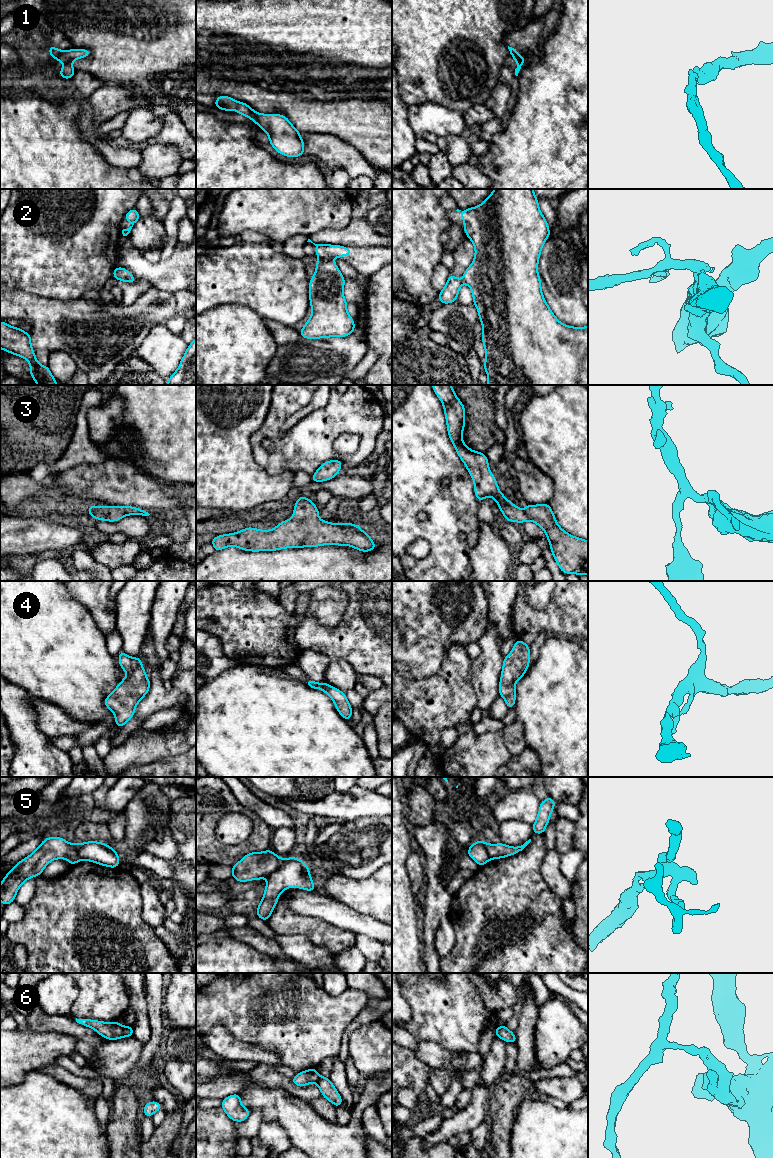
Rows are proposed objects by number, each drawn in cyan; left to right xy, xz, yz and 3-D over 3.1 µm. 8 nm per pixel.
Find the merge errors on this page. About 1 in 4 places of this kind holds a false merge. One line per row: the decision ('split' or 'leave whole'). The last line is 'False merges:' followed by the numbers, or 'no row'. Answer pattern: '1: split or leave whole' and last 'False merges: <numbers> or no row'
1: split
2: split
3: leave whole
4: leave whole
5: split
6: split
False merges: 1, 2, 5, 6

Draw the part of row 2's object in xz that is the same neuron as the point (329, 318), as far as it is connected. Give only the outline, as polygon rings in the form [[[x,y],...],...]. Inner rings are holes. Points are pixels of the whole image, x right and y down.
[[[332,260],[314,264],[316,272],[309,282],[312,315],[298,332],[307,339],[347,337],[356,329],[343,295],[345,278]]]

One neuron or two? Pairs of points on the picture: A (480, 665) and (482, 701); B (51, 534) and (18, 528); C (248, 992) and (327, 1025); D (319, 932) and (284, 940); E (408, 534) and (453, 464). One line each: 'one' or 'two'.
A: one
B: one
C: one
D: two
E: one

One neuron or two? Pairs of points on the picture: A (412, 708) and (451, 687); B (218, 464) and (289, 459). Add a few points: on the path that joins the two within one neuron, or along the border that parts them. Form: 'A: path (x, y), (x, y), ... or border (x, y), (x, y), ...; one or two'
A: path (422, 706), (432, 705), (441, 697); one
B: border (249, 438), (254, 460), (269, 473), (274, 474); two

